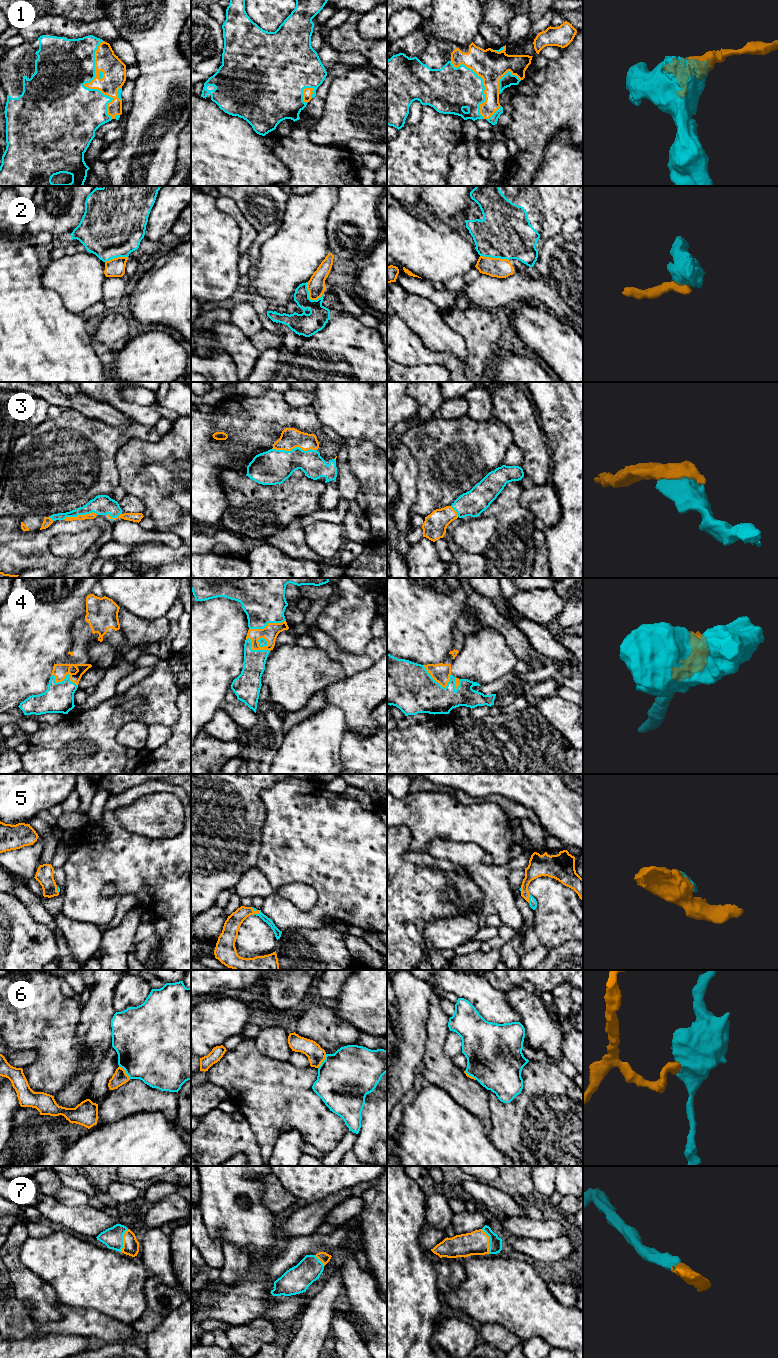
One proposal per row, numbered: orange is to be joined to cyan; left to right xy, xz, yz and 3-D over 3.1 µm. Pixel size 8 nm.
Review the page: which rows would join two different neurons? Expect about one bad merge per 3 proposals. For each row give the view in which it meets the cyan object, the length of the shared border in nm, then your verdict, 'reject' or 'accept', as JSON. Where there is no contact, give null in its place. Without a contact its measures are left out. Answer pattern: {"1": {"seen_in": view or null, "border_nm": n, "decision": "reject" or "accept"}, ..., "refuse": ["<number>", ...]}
{"1": {"seen_in": "xy", "border_nm": 650, "decision": "accept"}, "2": {"seen_in": "xz", "border_nm": 170, "decision": "reject"}, "3": {"seen_in": "xz", "border_nm": 360, "decision": "accept"}, "4": {"seen_in": "yz", "border_nm": 260, "decision": "accept"}, "5": {"seen_in": "xz", "border_nm": 80, "decision": "accept"}, "6": {"seen_in": "xy", "border_nm": 140, "decision": "reject"}, "7": {"seen_in": "yz", "border_nm": 220, "decision": "accept"}, "refuse": ["2", "6"]}

